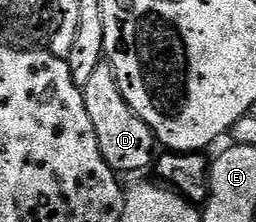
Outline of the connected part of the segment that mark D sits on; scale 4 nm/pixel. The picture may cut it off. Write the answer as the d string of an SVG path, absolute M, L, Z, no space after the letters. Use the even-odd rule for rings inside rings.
M101 62L94 69L94 74L90 74L90 82L86 82L82 91L86 114L90 114L90 122L94 122L94 134L98 134L102 158L106 158L112 171L125 174L124 172L140 172L143 168L151 169L158 152L158 141L152 135L150 126L146 126L146 122L142 122L142 118L130 110L126 98L122 98L122 90L118 90L112 67L107 62Z

